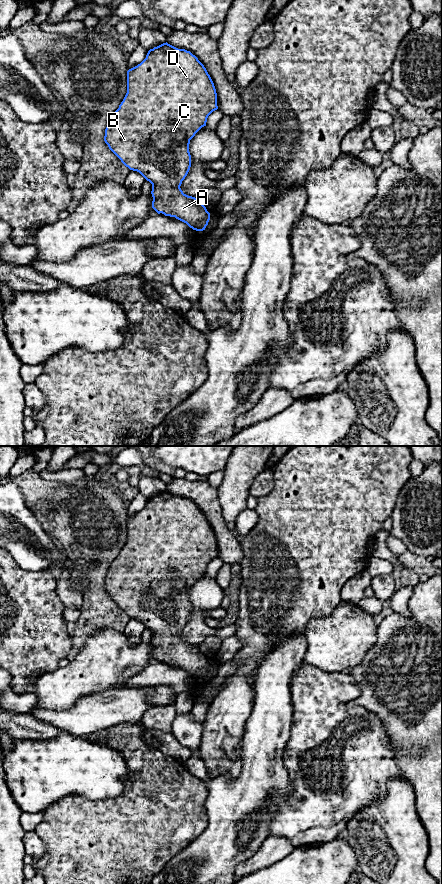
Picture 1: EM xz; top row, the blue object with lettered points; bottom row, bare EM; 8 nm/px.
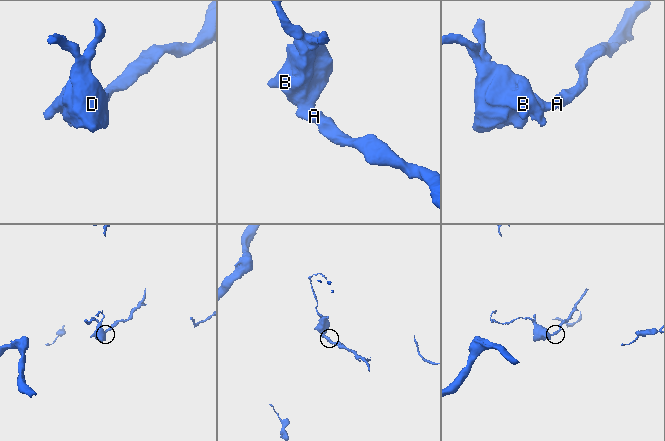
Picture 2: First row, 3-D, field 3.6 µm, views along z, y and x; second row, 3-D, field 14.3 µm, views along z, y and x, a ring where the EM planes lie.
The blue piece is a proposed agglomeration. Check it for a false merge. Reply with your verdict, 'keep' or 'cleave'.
keep

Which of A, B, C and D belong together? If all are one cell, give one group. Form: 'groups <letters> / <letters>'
groups A B C D

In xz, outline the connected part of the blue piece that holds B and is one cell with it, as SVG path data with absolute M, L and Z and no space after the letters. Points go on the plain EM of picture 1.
M166 490L157 495L154 495L153 497L150 497L146 503L146 506L140 512L127 519L127 541L123 549L119 553L119 556L110 565L109 571L105 577L104 589L108 593L109 597L121 608L121 610L126 615L128 615L130 618L139 620L147 629L152 632L152 656L158 662L162 661L165 664L175 665L176 667L186 671L190 676L196 679L205 678L210 668L210 661L200 650L200 647L184 642L180 634L191 615L191 603L189 600L190 588L202 575L206 574L208 564L217 557L218 554L216 537L204 513L190 499L187 499L185 497L178 497Z

